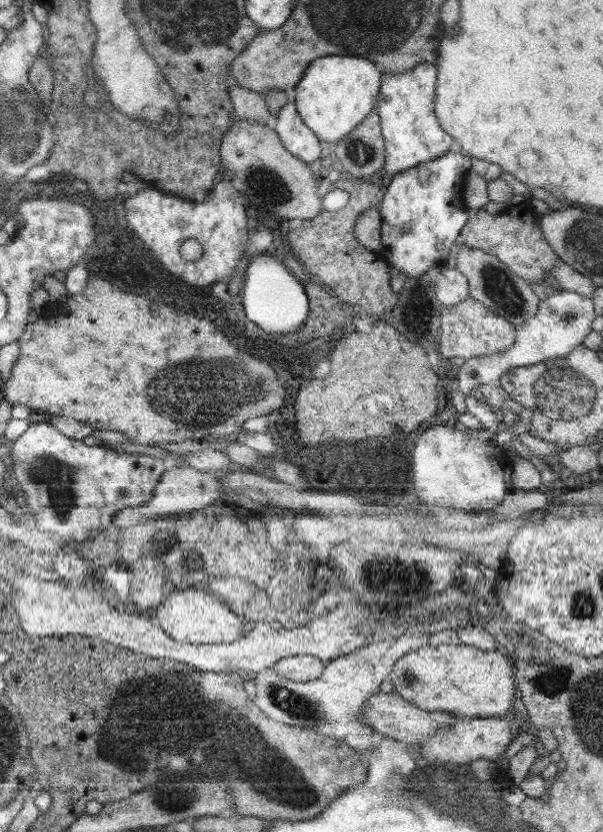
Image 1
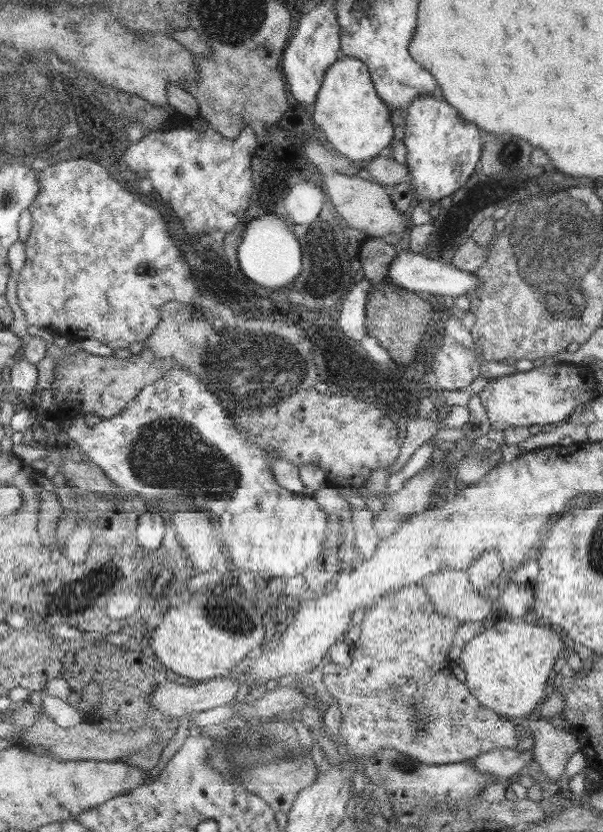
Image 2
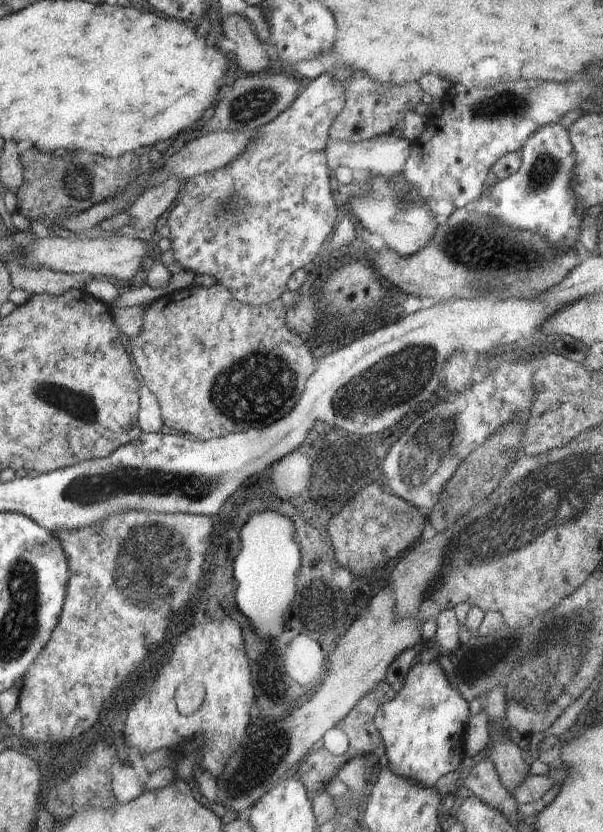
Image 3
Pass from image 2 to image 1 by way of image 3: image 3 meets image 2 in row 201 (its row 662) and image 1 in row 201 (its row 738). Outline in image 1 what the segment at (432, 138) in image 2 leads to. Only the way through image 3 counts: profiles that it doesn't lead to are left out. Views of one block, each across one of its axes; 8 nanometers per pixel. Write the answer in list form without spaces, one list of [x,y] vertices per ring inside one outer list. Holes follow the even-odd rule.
[[[448,151],[436,160],[408,168],[390,179],[378,210],[381,215],[380,256],[392,268],[414,278],[422,276],[429,268],[442,268],[471,214],[463,200],[464,176],[470,168],[469,156]],[[422,168],[428,172],[426,180],[420,180]]]

